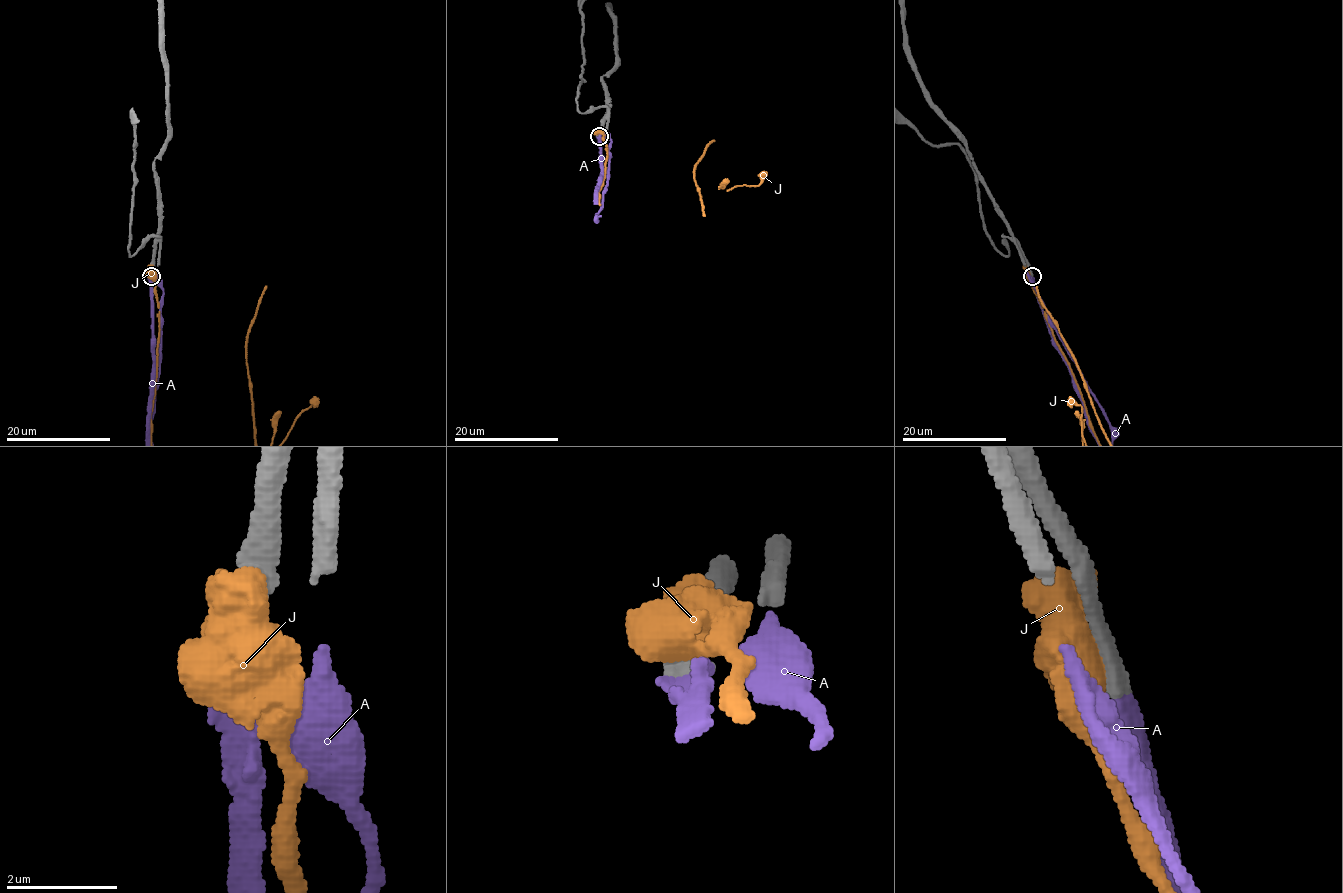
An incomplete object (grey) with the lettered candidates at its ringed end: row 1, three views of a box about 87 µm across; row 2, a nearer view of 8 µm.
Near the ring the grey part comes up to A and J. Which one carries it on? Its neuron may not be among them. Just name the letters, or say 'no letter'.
A

